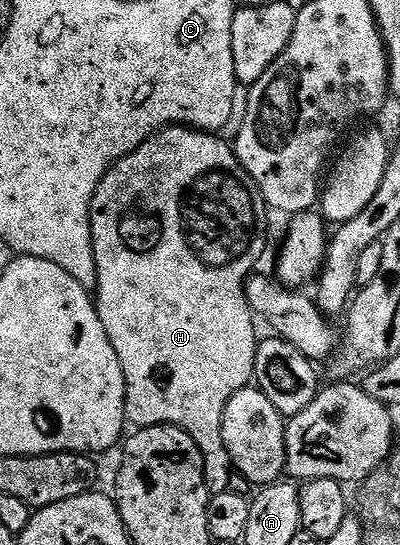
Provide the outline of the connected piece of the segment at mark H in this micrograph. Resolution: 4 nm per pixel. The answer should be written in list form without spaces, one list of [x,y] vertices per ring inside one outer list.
[[[178,124],[164,126],[132,154],[126,154],[114,163],[101,180],[91,205],[91,239],[93,256],[97,260],[97,284],[93,291],[93,301],[101,324],[109,336],[109,344],[113,344],[117,360],[121,360],[121,372],[125,376],[127,389],[127,422],[135,428],[176,426],[193,436],[193,444],[197,444],[203,457],[205,480],[212,495],[225,494],[232,489],[233,467],[223,439],[223,413],[229,400],[237,392],[250,387],[255,377],[257,318],[247,299],[247,280],[256,273],[255,265],[262,260],[263,253],[267,250],[267,214],[269,215],[269,207],[263,193],[257,188],[253,176],[249,176],[249,172],[245,172],[239,163],[234,145],[218,133],[193,130],[190,126]]]

